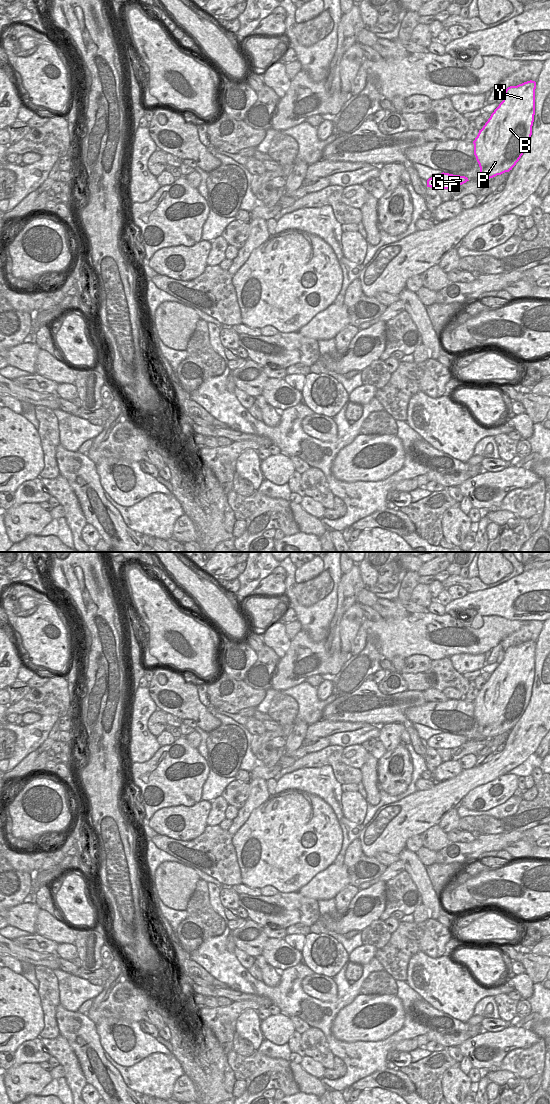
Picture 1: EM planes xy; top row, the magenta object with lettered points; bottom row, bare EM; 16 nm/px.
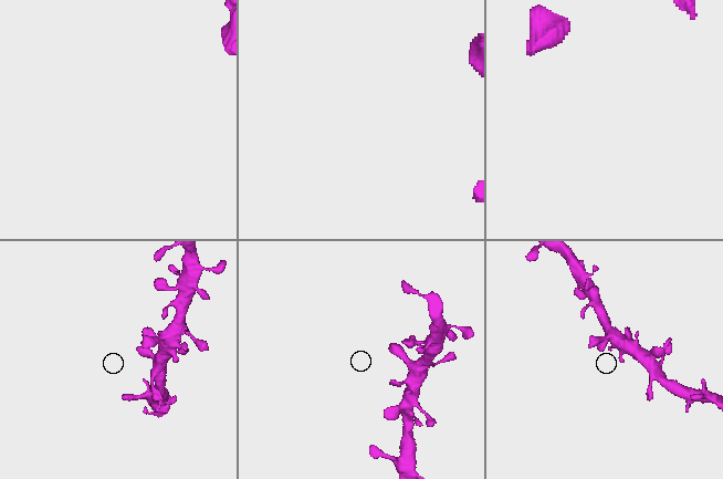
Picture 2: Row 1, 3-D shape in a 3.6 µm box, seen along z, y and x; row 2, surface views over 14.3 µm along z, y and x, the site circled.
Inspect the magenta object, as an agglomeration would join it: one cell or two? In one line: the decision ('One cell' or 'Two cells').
One cell

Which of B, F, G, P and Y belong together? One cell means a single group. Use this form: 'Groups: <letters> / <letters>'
Groups: B F G P Y

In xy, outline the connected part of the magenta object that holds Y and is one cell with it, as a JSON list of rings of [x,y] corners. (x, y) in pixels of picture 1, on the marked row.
[[[535,81],[510,86],[474,144],[480,173],[490,179],[509,172],[525,152],[535,115]]]

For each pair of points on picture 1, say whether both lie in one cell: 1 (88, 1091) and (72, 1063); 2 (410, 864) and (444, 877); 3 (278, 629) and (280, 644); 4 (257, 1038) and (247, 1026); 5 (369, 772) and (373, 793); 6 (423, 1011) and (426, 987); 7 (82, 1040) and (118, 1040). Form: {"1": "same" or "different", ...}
{"1": "different", "2": "different", "3": "same", "4": "same", "5": "same", "6": "different", "7": "different"}

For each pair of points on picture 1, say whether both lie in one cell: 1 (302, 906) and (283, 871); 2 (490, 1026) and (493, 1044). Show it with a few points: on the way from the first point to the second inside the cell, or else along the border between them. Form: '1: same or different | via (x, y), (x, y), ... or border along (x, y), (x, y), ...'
1: different | border along (279, 891), (297, 892)
2: different | border along (512, 1025), (498, 1031), (483, 1031)

